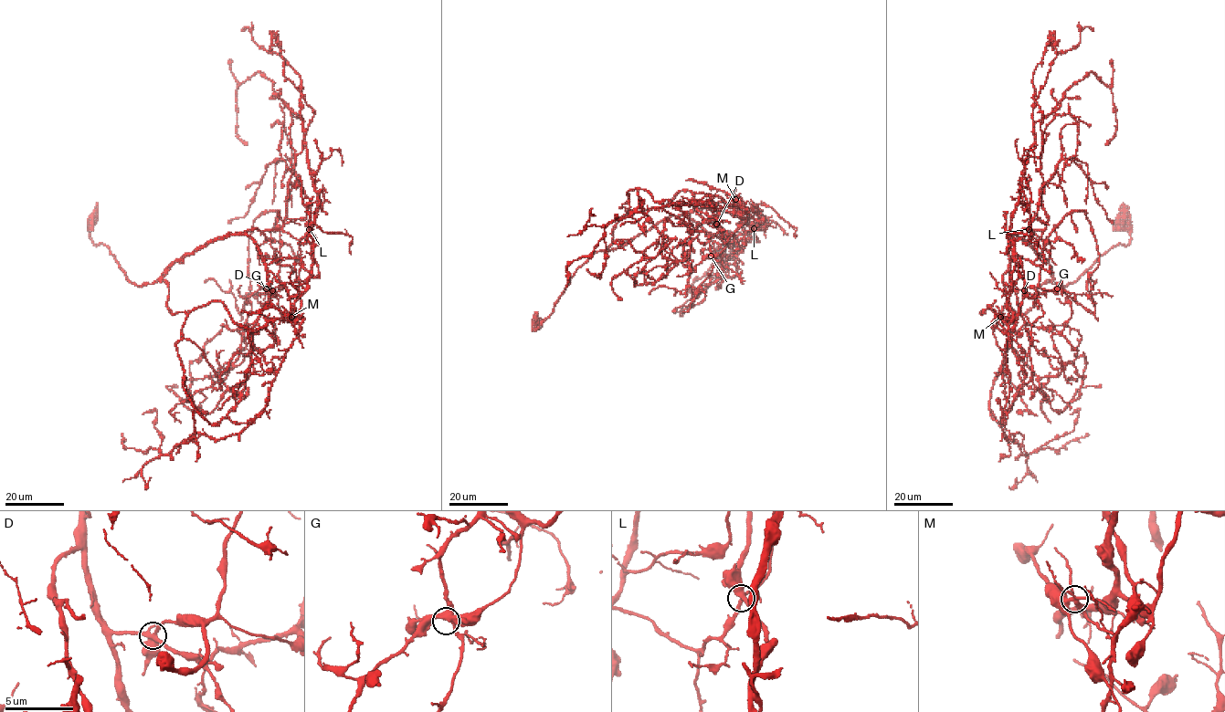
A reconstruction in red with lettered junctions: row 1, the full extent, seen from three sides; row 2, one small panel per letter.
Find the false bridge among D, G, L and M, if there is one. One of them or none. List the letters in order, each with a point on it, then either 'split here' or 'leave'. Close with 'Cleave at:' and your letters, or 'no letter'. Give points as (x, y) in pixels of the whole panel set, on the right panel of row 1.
D: (1024, 290) | leave
G: (1057, 288) | leave
L: (1029, 229) | leave
M: (1000, 317) | split here
Cleave at: M

